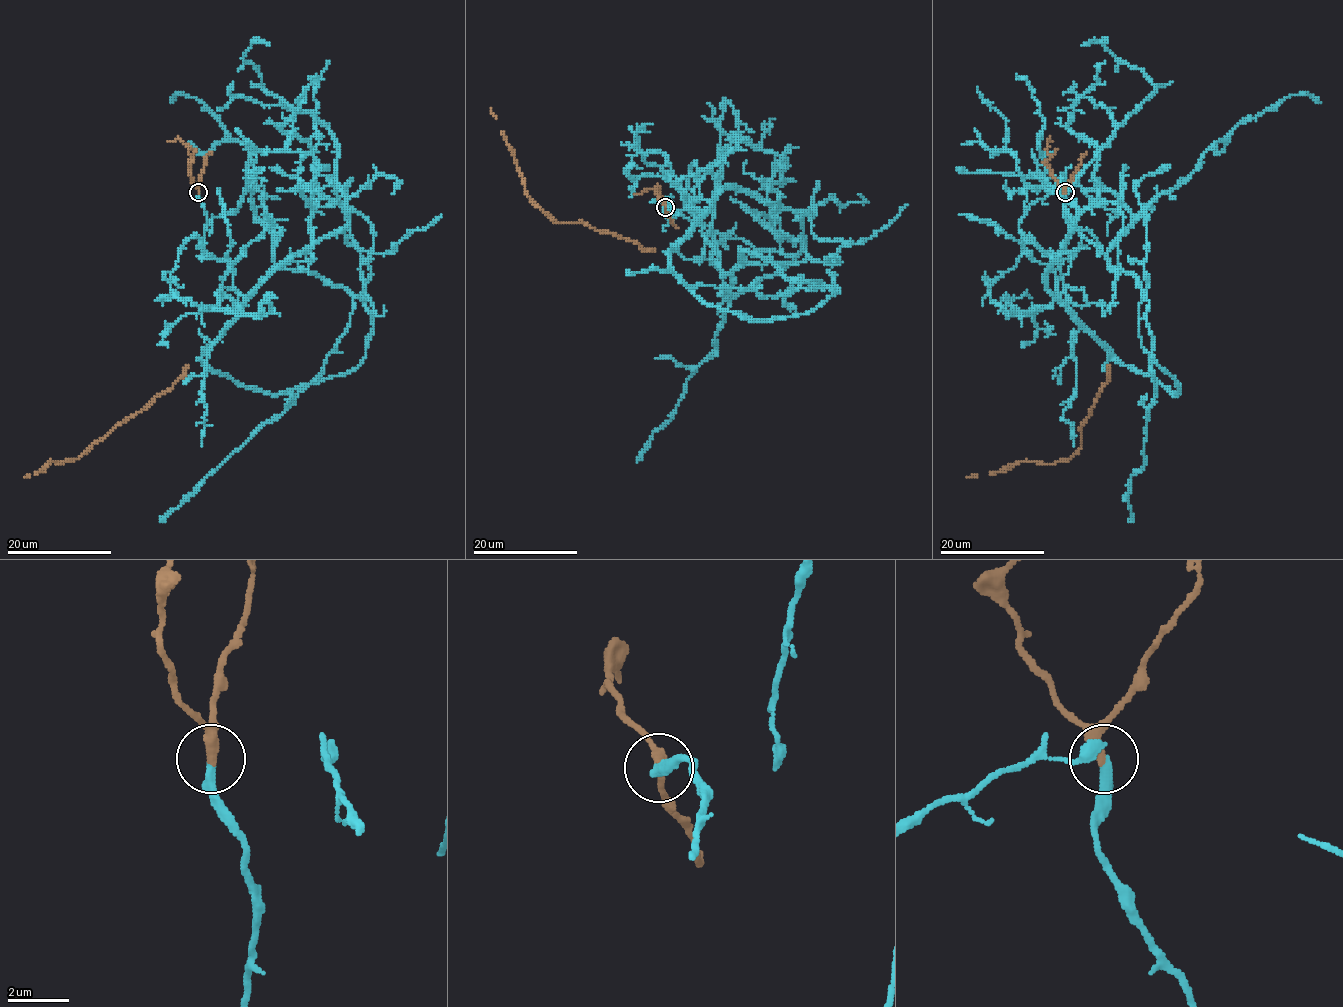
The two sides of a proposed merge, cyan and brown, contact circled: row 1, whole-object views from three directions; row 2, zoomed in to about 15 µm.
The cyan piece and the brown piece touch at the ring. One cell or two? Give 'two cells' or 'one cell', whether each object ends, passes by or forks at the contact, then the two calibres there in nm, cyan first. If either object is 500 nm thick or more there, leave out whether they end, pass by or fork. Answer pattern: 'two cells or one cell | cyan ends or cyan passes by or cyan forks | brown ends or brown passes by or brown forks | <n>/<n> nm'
one cell | cyan ends | brown passes by | 320/280 nm

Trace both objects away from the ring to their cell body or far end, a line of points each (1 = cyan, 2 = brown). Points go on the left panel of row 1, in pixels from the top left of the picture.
1: (198, 193), (237, 308), (202, 362), (273, 393), (350, 372), (366, 305), (273, 260), (250, 151), (171, 102)
2: (198, 193), (189, 367), (168, 389), (77, 458), (60, 463), (50, 462), (41, 471), (24, 476)

